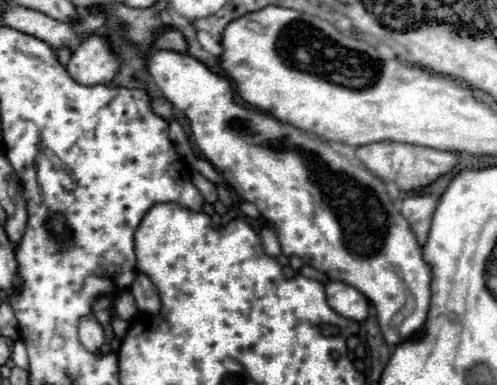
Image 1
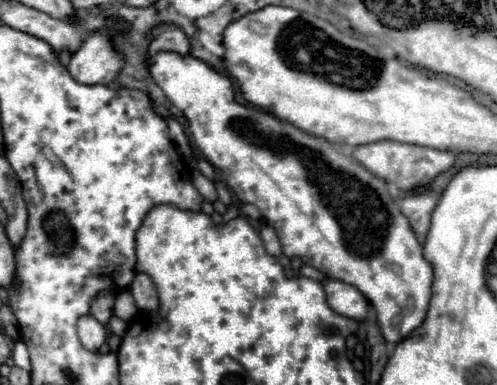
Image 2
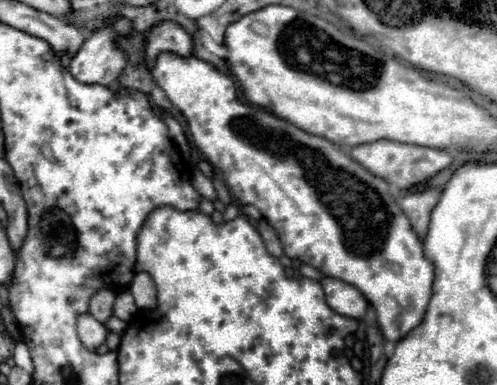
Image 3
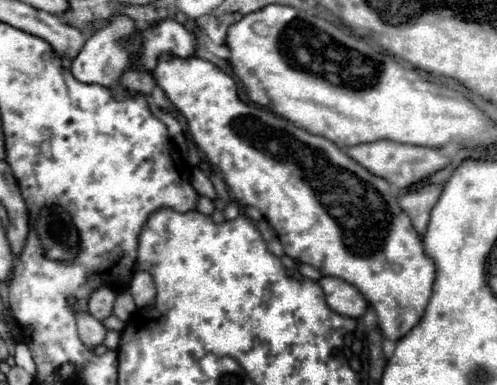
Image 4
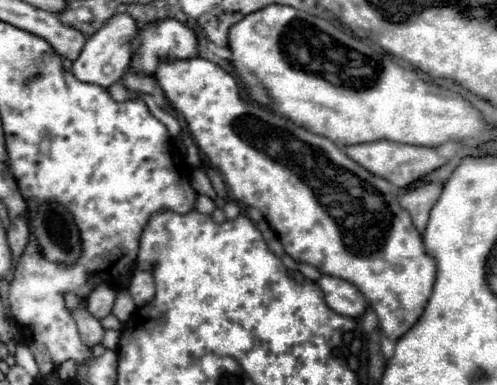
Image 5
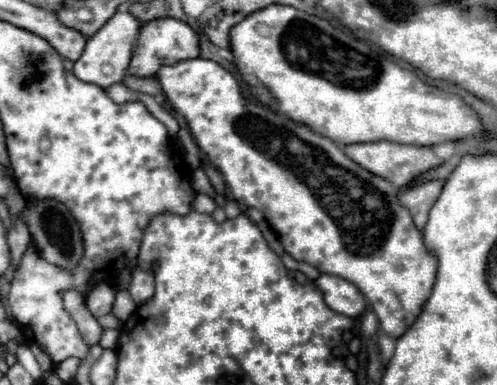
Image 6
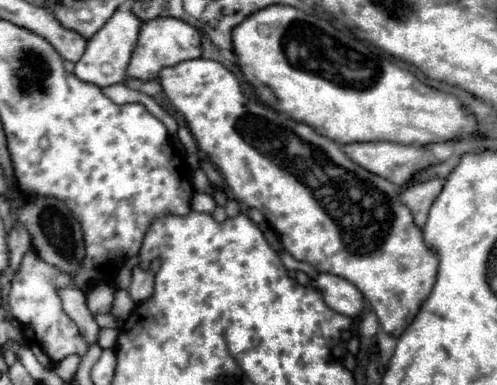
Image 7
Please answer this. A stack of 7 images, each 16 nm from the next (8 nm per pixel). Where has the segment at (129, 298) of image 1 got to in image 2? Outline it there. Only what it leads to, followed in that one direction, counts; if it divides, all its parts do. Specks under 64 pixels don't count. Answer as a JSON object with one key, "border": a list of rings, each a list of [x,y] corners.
{"border":[[[130,290],[120,292],[116,296],[116,302],[114,302],[114,314],[128,322],[128,320],[132,320],[136,316],[136,312],[138,312],[138,308],[136,308],[136,302],[134,302]]]}

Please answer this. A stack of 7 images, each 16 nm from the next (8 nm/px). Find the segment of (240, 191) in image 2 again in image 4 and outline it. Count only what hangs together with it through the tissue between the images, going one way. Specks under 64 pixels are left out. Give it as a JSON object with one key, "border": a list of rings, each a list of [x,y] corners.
{"border":[[[164,54],[158,58],[152,76],[166,92],[168,100],[188,120],[188,128],[198,150],[202,144],[202,152],[208,162],[222,170],[220,174],[232,196],[242,206],[250,204],[262,212],[268,224],[276,230],[284,252],[290,258],[318,268],[324,276],[334,276],[356,286],[376,310],[380,330],[388,340],[400,340],[420,322],[432,294],[434,262],[424,254],[418,232],[412,228],[408,214],[398,206],[396,196],[384,178],[370,174],[330,140],[312,136],[266,108],[242,102],[232,76],[206,60],[196,56],[182,60],[178,56]]]}

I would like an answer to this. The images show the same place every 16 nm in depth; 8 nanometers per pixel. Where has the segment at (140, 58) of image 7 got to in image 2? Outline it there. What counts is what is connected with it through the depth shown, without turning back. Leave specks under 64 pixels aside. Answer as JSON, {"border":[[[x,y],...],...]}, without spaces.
{"border":[[[162,24],[151,32],[148,54],[156,54],[160,50],[174,50],[180,54],[188,54],[188,40],[184,40],[184,32],[173,24]]]}

